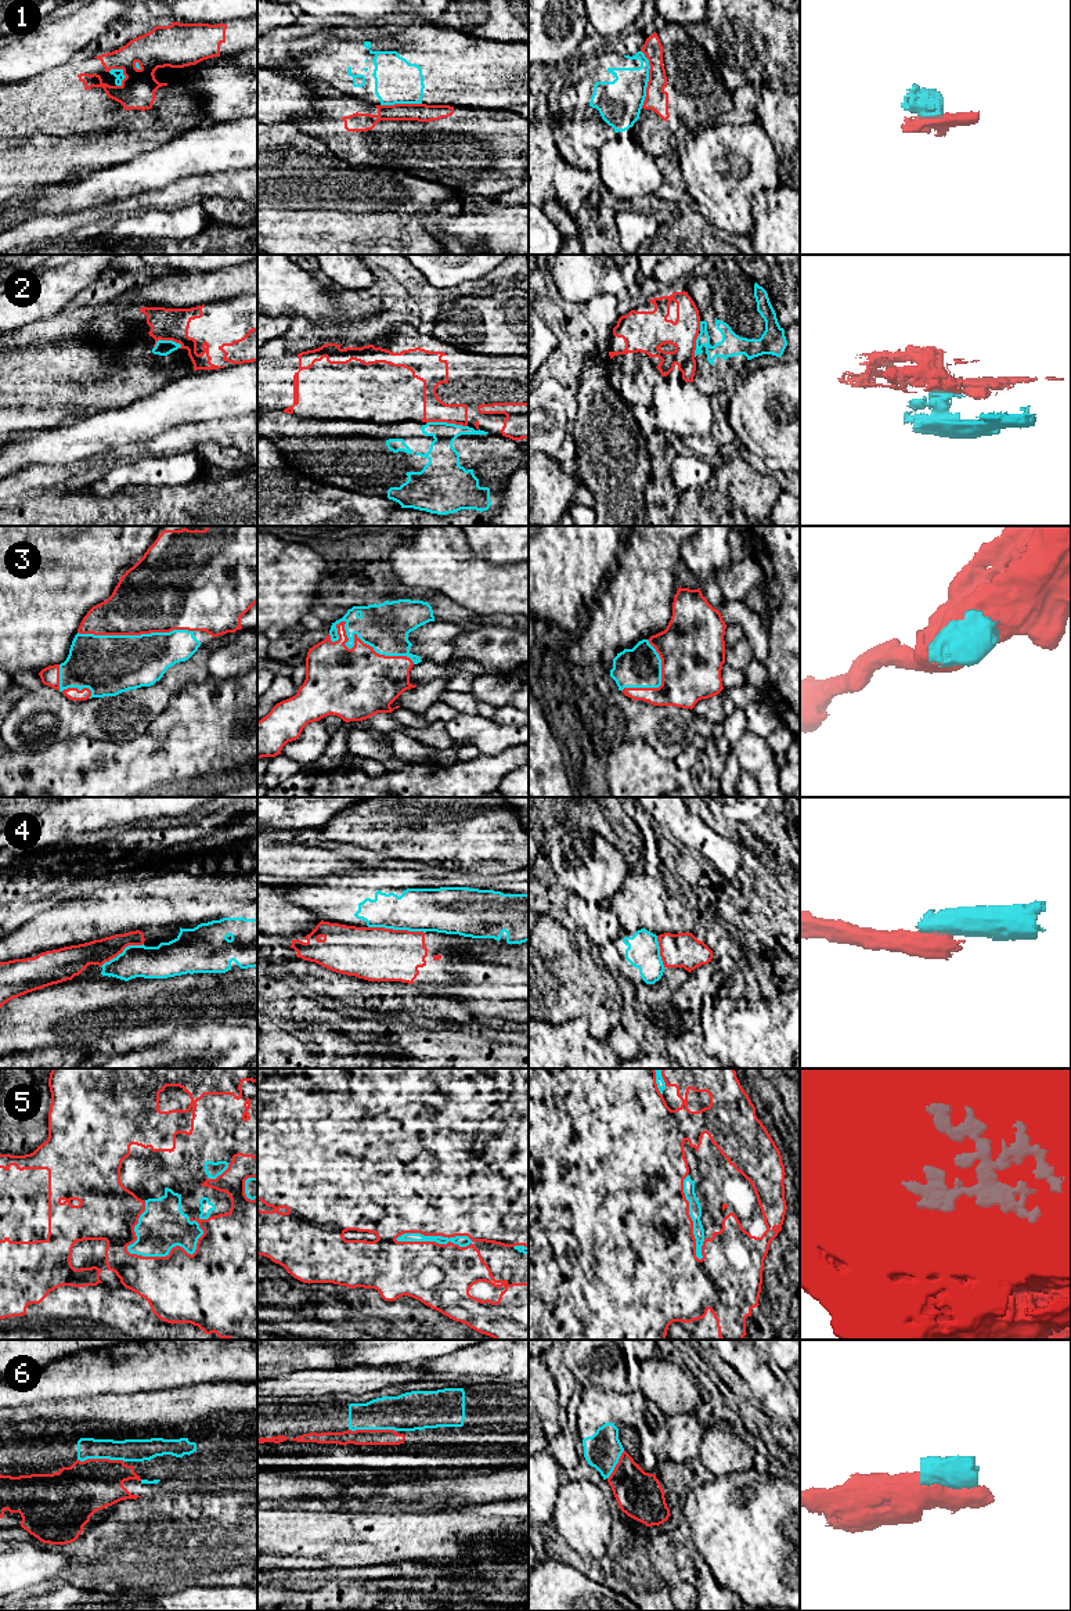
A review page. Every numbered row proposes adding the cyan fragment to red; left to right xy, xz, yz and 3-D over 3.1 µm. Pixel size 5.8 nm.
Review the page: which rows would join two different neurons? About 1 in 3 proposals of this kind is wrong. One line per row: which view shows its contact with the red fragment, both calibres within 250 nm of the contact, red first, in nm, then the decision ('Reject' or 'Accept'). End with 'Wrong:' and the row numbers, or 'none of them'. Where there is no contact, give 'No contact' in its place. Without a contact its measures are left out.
1: Touches red in yz. Thickness 130 nm (red) against 260 nm. Reject
2: Touches red in xz. Thickness 140 nm (red) against 180 nm. Reject
3: Touches red in xz. Thickness 420 nm (red) against 280 nm. Accept
4: Touches red in xz. Thickness 320 nm (red) against 260 nm. Reject
5: Touches red in xy. Thickness 400 nm (red) against 280 nm. Accept
6: Touches red in xz. Thickness 100 nm (red) against 220 nm. Reject
Wrong: 1, 2, 4, 6

